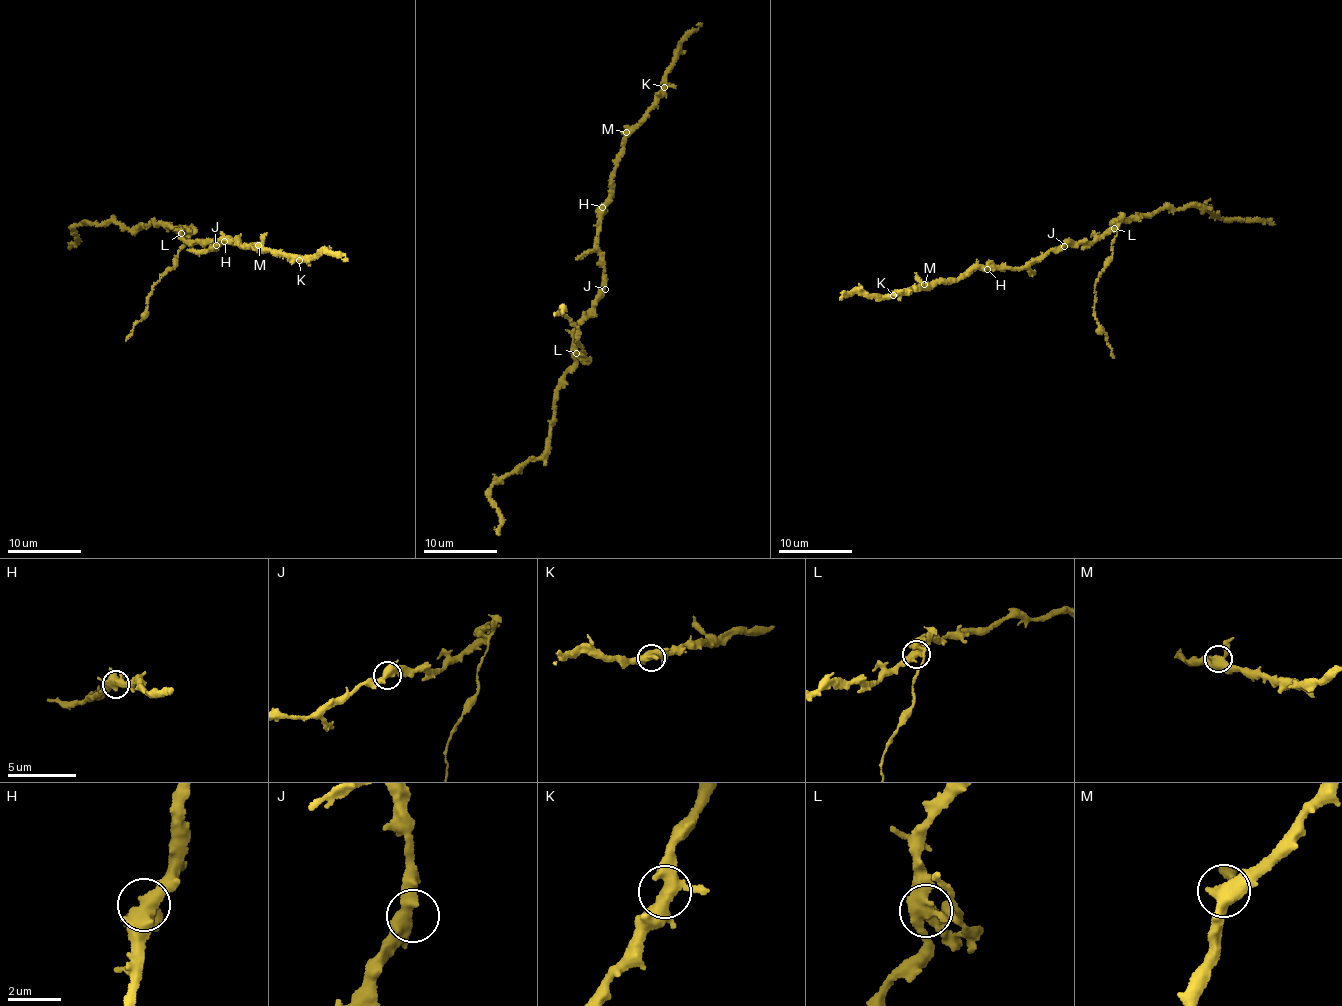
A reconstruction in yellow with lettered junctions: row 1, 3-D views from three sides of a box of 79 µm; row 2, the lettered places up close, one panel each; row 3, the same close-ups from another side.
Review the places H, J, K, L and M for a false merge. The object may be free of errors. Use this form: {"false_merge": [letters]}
{"false_merge": ["L"]}

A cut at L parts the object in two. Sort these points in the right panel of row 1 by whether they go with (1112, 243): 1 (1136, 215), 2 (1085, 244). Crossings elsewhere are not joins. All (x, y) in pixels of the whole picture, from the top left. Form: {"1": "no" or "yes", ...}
{"1": "no", "2": "no"}

